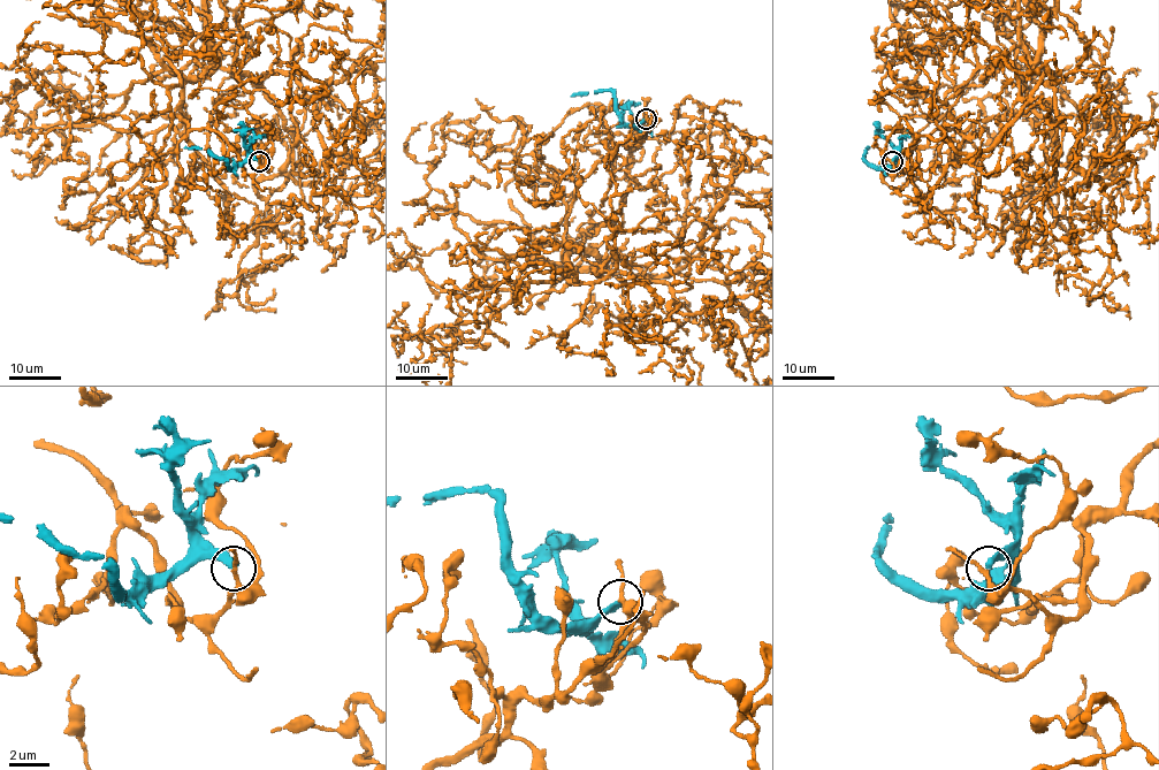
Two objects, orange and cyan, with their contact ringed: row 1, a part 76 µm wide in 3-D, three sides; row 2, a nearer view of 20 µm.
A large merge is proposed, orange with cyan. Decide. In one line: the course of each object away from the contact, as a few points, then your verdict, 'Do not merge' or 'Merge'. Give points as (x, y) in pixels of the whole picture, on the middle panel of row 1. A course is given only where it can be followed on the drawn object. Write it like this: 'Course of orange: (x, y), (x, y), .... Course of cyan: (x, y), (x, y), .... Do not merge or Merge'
Course of orange: (646, 119), (576, 184), (562, 258), (571, 248), (501, 222), (486, 267), (448, 251), (422, 259). Course of cyan: (646, 120), (626, 123), (610, 91), (571, 96). Do not merge

